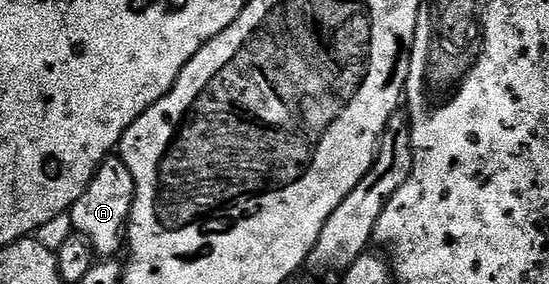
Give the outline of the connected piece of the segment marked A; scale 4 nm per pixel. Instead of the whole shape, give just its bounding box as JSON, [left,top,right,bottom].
[70,156,135,259]

